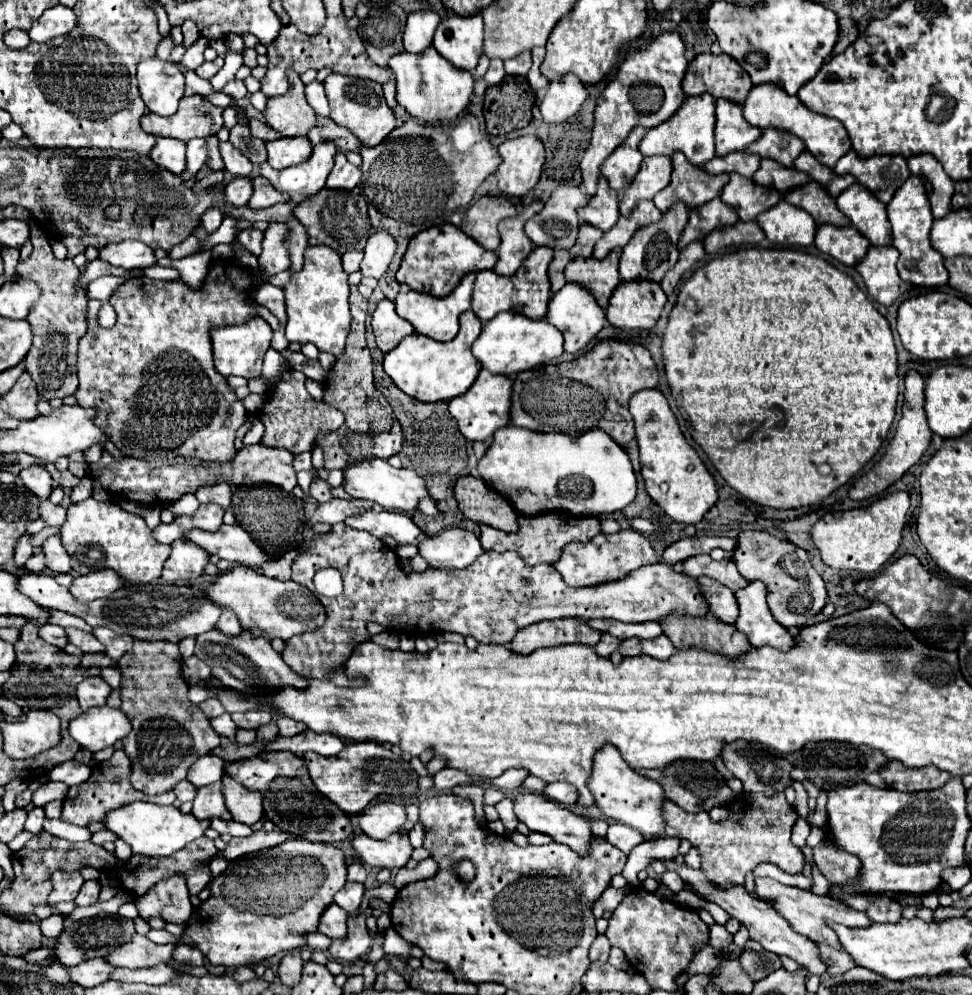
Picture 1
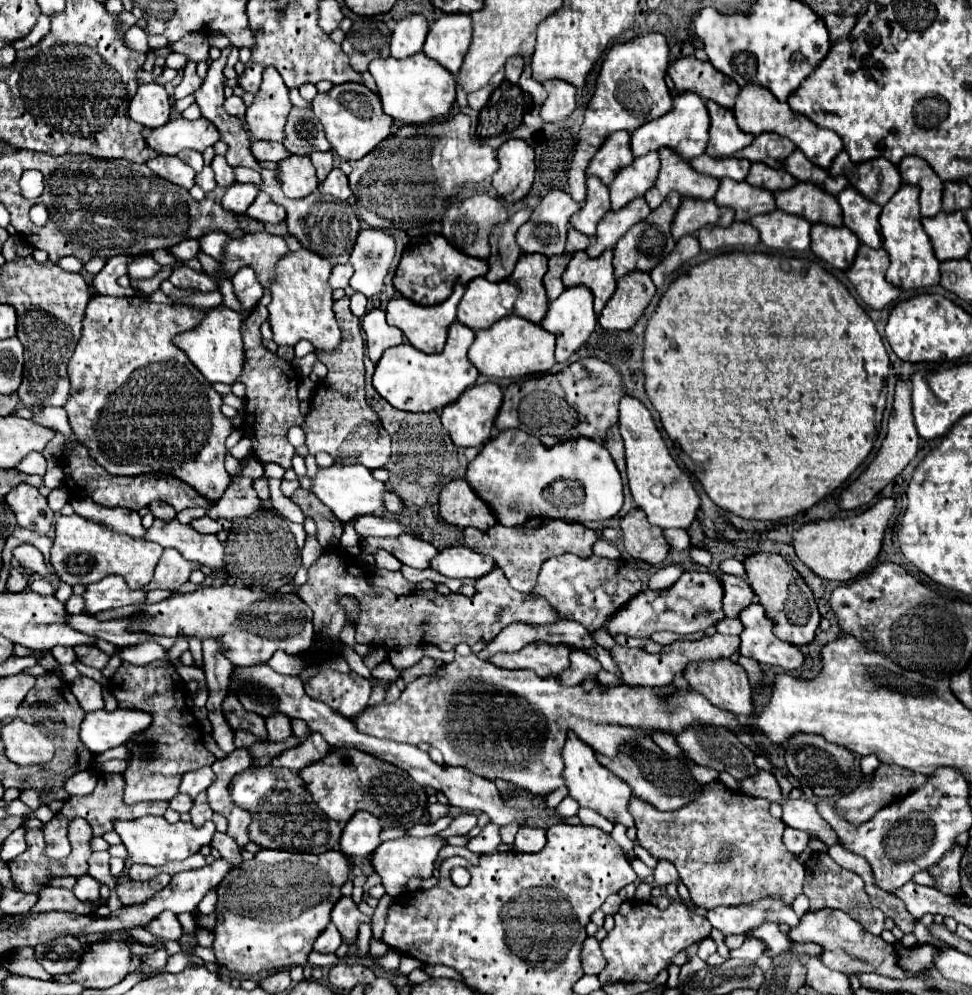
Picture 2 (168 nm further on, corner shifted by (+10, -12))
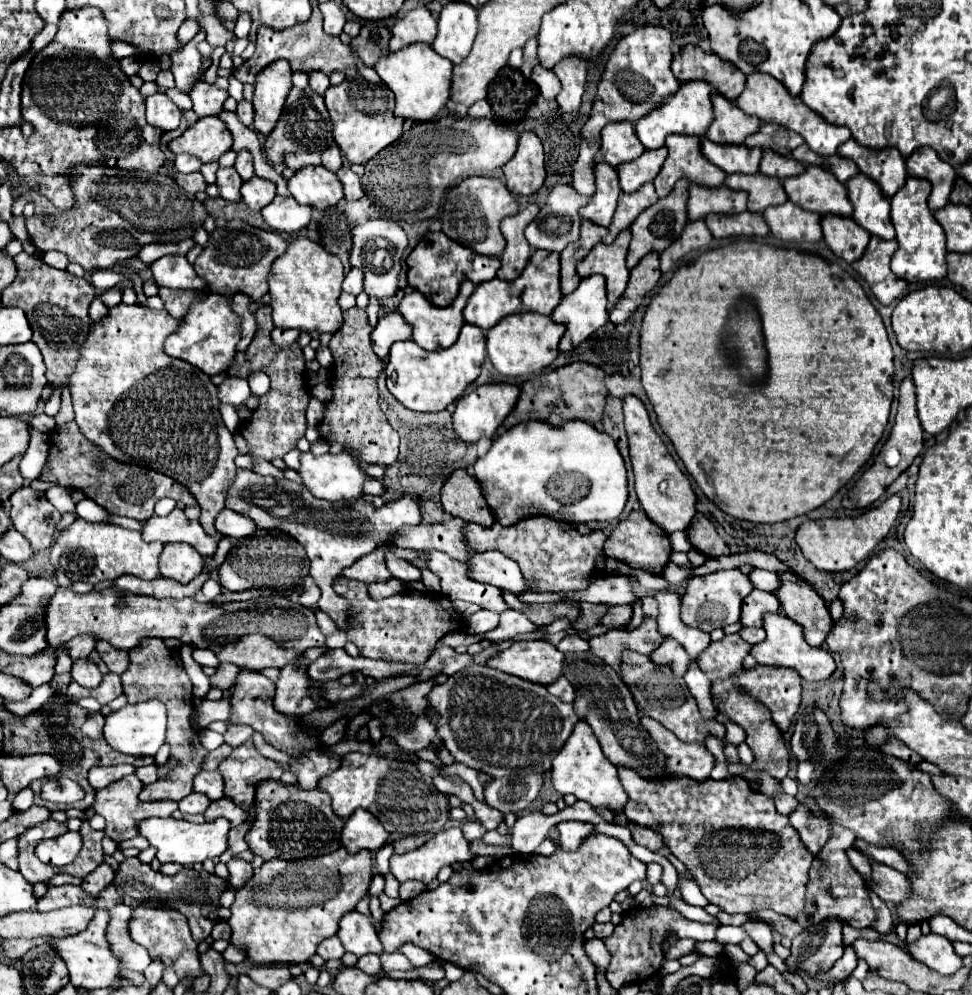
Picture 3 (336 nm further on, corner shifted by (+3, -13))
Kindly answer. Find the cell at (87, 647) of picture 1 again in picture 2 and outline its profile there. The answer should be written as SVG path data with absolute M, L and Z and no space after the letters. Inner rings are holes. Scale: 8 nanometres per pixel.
M78 645L78 647L74 647L74 653L84 665L94 667L94 669L102 669L110 659L106 653L102 655L102 651L96 649L94 645ZM102 659L104 659L104 663L102 663Z

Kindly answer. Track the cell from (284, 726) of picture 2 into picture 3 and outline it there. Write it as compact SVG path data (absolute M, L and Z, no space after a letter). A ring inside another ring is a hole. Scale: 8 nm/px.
M299 654L281 668L275 694L277 712L285 712L287 716L305 716L311 710L317 710L317 702L309 692L307 666L309 662L303 654Z

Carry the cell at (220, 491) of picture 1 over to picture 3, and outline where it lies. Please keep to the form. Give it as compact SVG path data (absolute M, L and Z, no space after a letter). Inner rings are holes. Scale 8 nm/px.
M237 468L237 476L227 492L227 508L239 514L245 514L257 522L261 530L277 530L295 538L307 552L311 560L311 576L315 584L321 588L321 610L333 618L333 622L341 628L349 628L349 612L347 600L337 596L333 590L333 576L337 576L343 568L351 566L357 558L373 552L381 544L391 544L393 534L403 526L421 524L421 508L417 500L409 494L383 504L379 510L373 506L371 498L363 496L361 500L353 500L351 506L343 502L327 502L313 498L305 486L291 480L277 480L273 476L259 476L251 470Z

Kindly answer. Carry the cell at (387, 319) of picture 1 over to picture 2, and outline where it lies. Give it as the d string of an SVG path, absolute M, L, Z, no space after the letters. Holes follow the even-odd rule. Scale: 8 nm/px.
M372 309L362 317L362 331L366 333L366 349L372 363L378 363L386 349L404 343L402 331L388 325L386 315L380 309Z

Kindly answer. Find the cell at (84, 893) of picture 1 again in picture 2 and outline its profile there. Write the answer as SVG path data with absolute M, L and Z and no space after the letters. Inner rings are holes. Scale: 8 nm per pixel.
M82 875L82 877L78 877L78 883L72 891L80 901L92 903L98 899L98 889L100 889L100 883L96 879L92 879L90 875Z

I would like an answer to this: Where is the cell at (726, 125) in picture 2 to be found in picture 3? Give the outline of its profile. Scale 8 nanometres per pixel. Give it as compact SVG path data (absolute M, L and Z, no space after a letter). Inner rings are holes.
M719 92L711 94L713 102L713 122L707 130L707 138L719 144L743 144L745 136L757 132L761 120L757 116L749 116L741 112L735 102L727 100Z

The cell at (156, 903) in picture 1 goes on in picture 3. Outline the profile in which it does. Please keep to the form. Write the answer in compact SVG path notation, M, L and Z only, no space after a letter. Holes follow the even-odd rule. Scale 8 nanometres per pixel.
M125 858L119 864L119 870L115 872L115 880L113 880L117 892L121 892L123 904L137 908L137 906L151 906L155 908L157 904L167 904L173 910L181 910L191 926L191 934L197 942L203 942L211 930L213 924L217 922L219 914L217 914L217 898L221 896L219 890L227 890L227 882L221 880L215 874L209 872L197 872L197 870L181 870L175 876L165 876L161 872L155 872L149 864L143 864L139 858Z

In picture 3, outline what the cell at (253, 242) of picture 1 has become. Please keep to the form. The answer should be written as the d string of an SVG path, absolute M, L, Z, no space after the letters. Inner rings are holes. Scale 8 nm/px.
M229 220L225 226L217 226L203 248L203 252L195 260L195 270L203 280L209 282L209 290L221 296L231 298L237 292L247 294L253 300L259 300L269 292L267 274L271 272L271 264L279 258L287 248L287 242L271 230L261 230L245 220Z

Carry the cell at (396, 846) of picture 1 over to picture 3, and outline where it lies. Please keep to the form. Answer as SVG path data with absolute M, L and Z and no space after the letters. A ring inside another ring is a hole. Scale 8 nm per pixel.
M445 828L441 830L439 834L435 834L433 838L429 838L423 846L419 846L417 850L413 852L407 852L407 854L395 854L391 856L391 874L399 880L399 882L405 882L405 880L421 880L425 884L429 884L431 880L437 878L437 872L443 868L443 866L453 866L457 862L471 862L475 858L475 854L471 852L471 846L469 846L469 840L465 840L461 828Z

